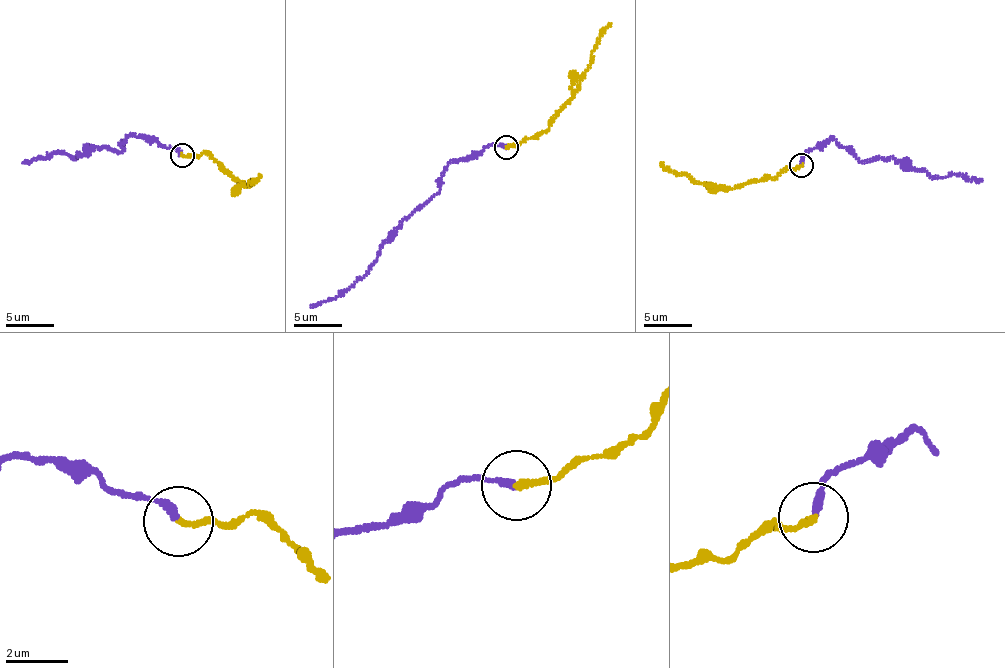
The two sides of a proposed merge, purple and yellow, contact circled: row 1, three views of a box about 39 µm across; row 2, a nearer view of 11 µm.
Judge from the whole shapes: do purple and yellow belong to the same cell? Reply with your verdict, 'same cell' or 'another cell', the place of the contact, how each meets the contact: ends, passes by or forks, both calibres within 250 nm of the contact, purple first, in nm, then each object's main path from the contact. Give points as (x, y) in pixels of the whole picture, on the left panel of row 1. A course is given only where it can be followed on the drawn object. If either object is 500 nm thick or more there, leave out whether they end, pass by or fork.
another cell; place (182, 155); purple ends; yellow ends; calibres 240 and 190 nm; course purple (181, 156), (174, 148), (130, 136), (120, 152), (95, 146), (72, 157), (55, 152), (43, 159), (22, 162); course yellow (181, 156), (208, 153), (244, 187), (261, 175)

